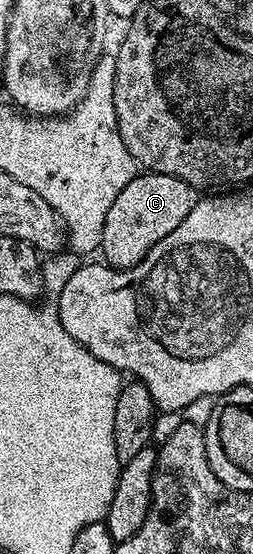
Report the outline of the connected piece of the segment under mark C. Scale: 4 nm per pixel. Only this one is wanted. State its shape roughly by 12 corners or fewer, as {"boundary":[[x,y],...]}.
{"boundary":[[148,171],[119,192],[99,253],[138,265],[187,219],[198,190]]}

